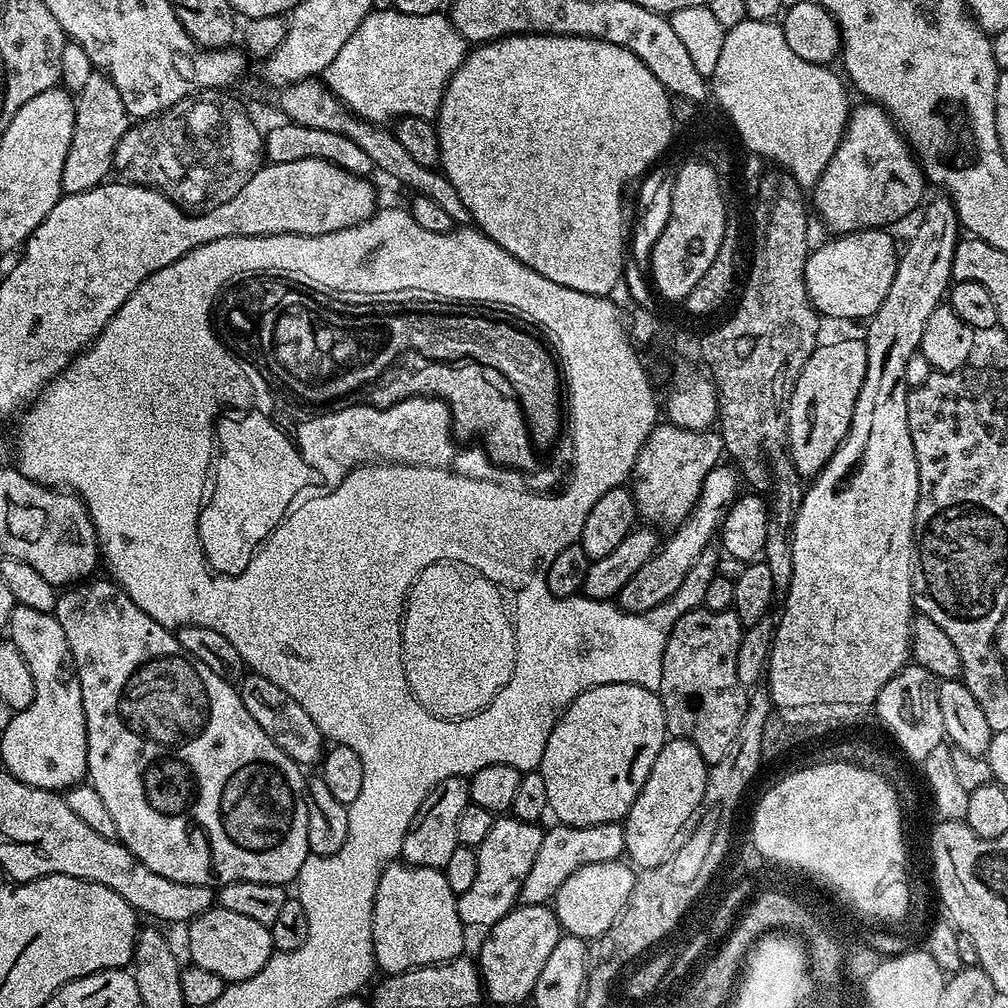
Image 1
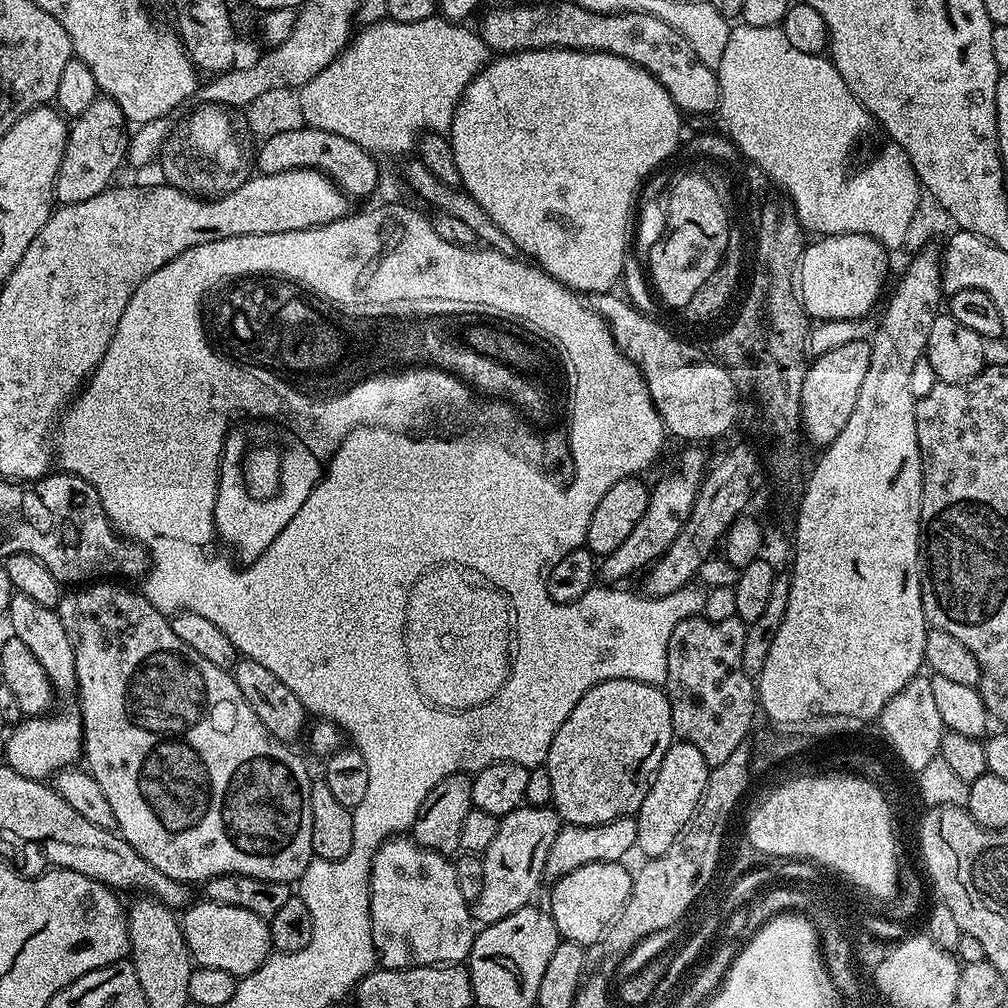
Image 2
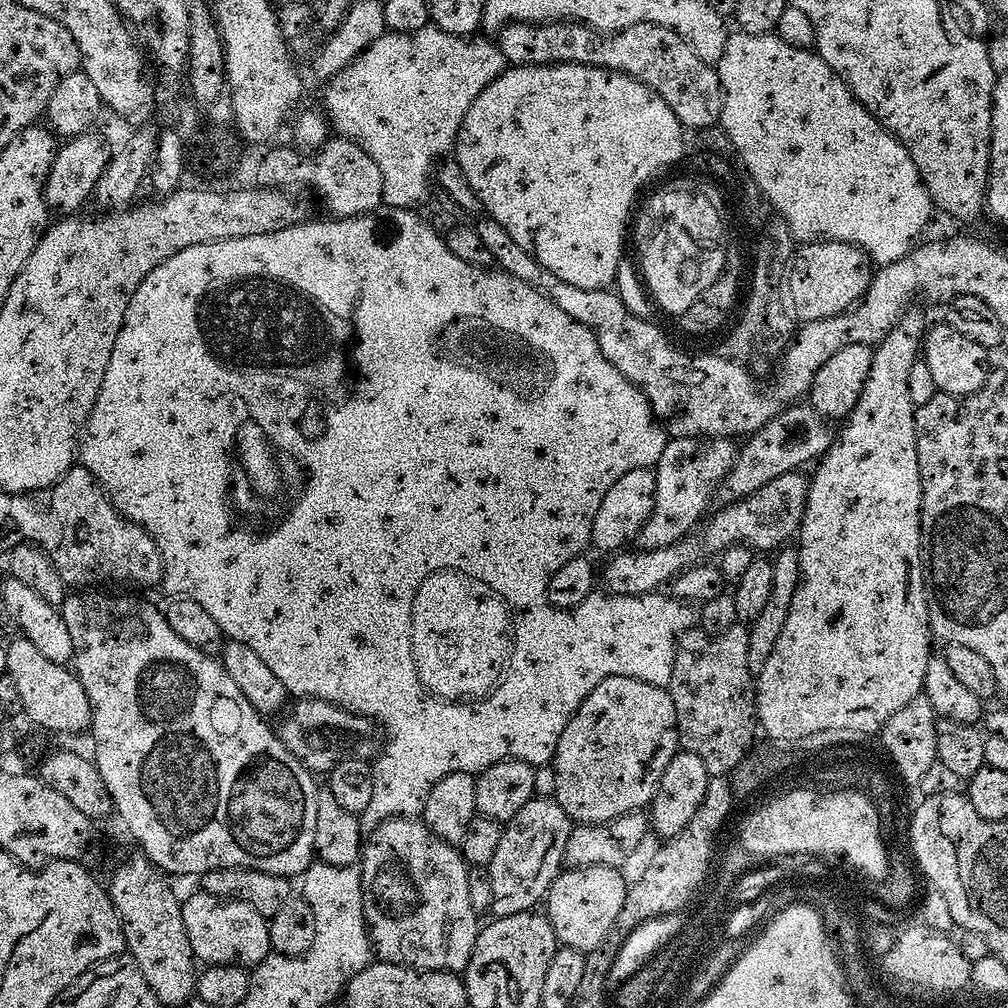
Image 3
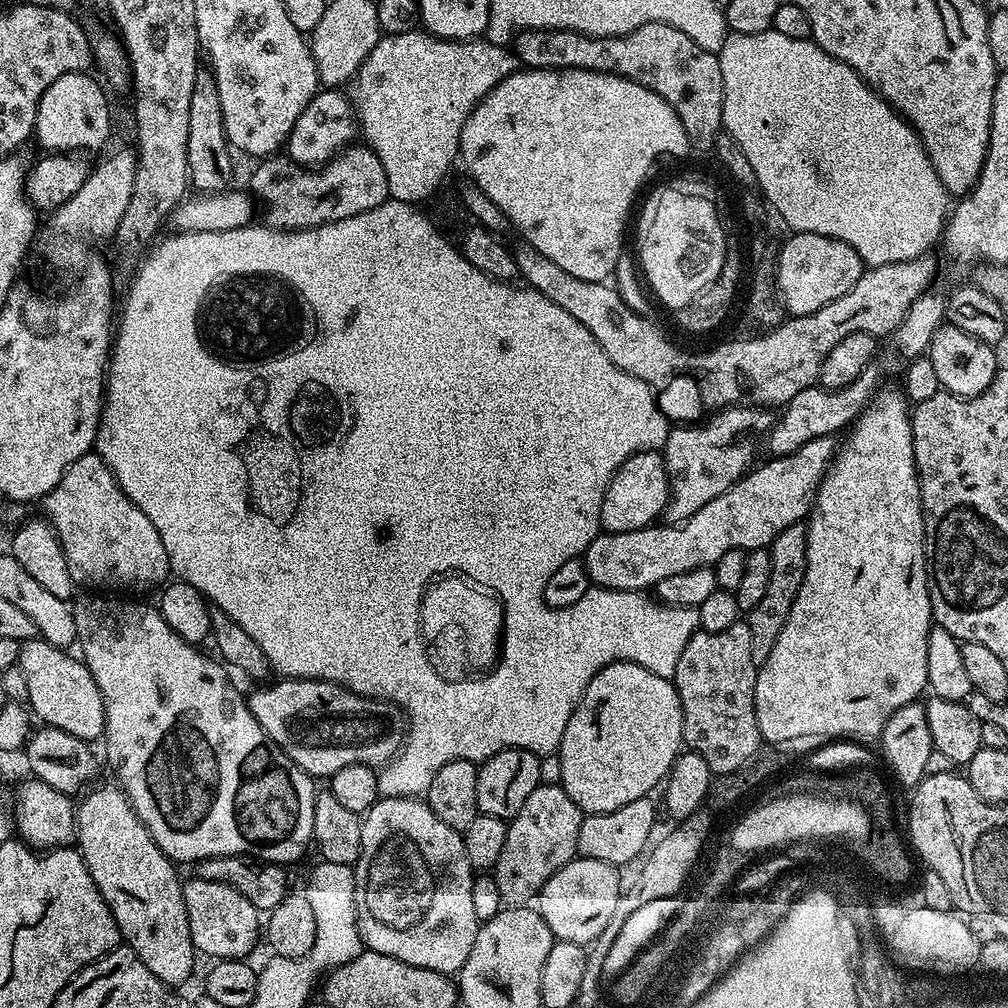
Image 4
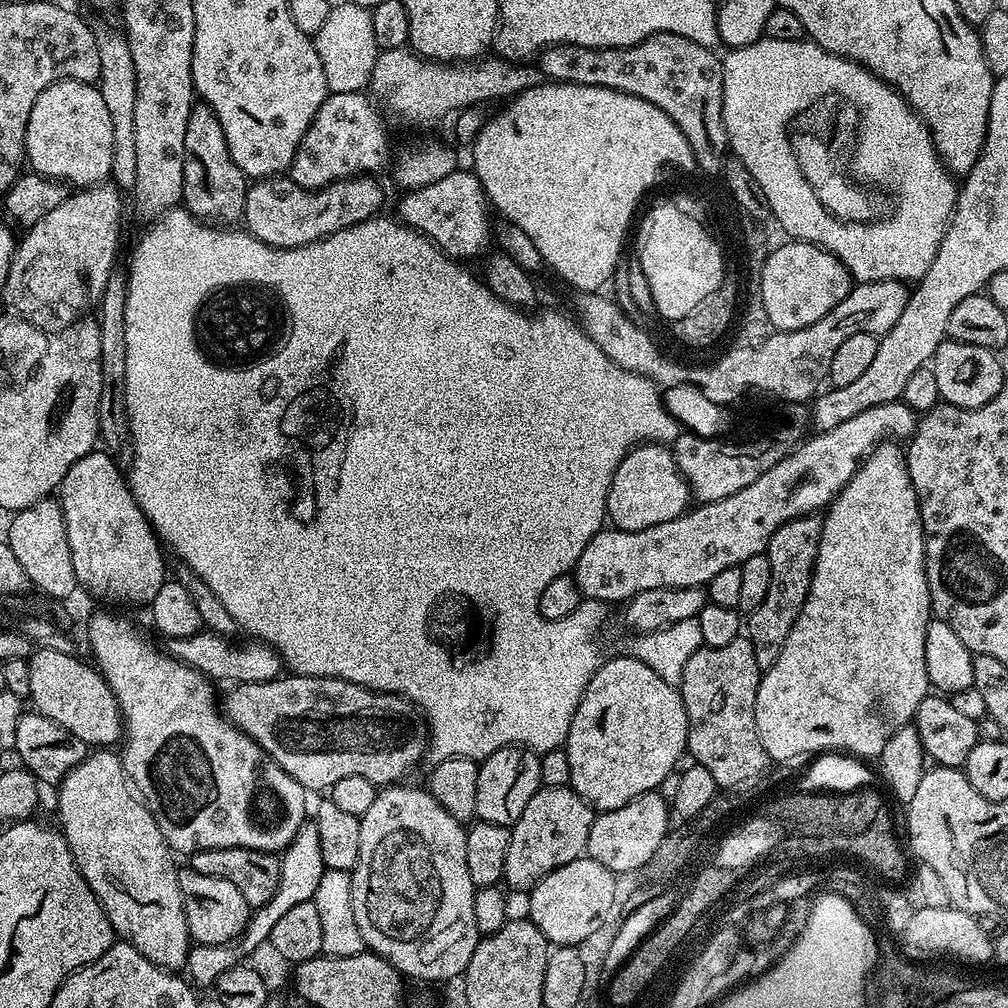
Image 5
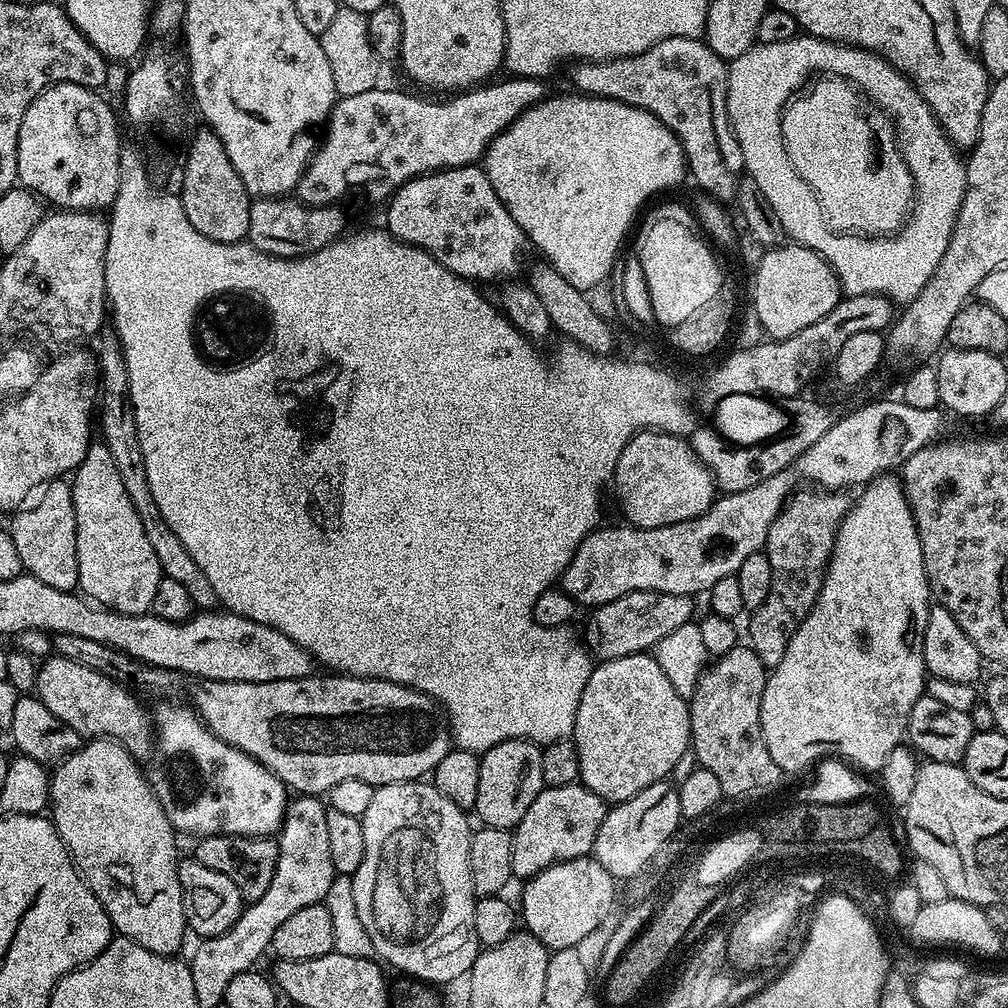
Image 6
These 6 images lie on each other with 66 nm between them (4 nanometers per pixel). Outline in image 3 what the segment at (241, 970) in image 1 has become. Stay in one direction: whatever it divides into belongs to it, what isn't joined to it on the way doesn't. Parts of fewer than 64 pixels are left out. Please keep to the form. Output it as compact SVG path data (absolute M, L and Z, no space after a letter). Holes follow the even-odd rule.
M199 890L193 896L184 896L182 926L186 926L186 938L190 938L190 950L201 965L239 964L255 966L261 964L272 952L272 943L268 933L268 920L258 910L246 906L246 902L219 900L214 894Z

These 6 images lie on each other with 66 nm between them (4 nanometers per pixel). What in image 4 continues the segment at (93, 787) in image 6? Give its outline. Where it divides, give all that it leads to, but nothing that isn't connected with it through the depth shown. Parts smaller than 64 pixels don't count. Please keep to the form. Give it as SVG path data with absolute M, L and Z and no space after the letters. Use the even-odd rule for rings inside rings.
M115 783L112 784L105 788L96 788L93 792L85 791L79 797L80 804L78 800L74 808L75 847L84 857L84 865L90 870L90 878L94 878L106 906L110 906L123 943L132 948L138 958L142 958L150 974L157 976L166 985L180 986L176 984L184 984L191 978L198 953L190 938L190 922L186 918L182 880L176 877L177 865L162 854L162 850L158 850L154 838L150 838L146 826L137 818L128 797Z

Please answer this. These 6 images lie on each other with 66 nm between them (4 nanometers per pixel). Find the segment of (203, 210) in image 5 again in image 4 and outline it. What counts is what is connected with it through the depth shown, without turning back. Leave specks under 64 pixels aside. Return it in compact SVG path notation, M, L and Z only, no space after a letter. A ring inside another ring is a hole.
M208 70L197 71L194 94L190 94L190 134L186 134L186 154L188 179L197 193L223 192L229 187L233 153L230 151L228 135L224 129L222 102L218 102L218 88L211 71Z

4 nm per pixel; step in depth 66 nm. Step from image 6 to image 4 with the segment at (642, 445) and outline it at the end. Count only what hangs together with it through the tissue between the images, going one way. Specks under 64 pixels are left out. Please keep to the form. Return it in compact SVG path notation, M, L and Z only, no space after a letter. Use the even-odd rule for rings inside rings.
M659 451L632 456L614 474L602 502L600 526L605 533L633 532L655 525L665 515L668 507L668 471Z

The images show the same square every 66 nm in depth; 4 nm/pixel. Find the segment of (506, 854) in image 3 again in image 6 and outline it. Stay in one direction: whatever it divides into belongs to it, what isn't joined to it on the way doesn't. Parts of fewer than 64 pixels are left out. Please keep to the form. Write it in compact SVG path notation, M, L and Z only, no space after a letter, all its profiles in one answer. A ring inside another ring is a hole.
M579 782L543 788L512 832L510 866L513 877L531 878L555 864L587 857L594 846L594 838L598 838L598 826L602 826L602 818L606 818L608 810L609 805L601 796Z

